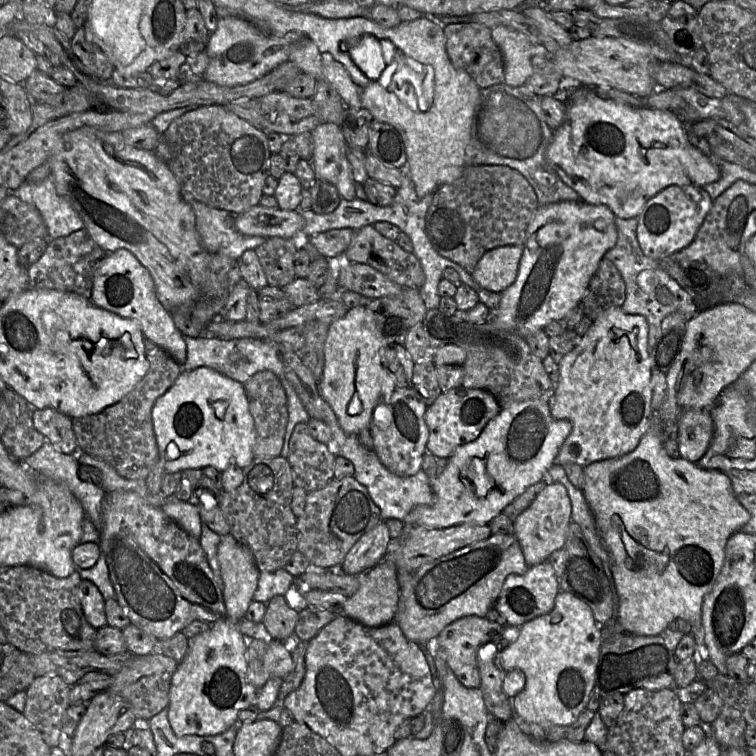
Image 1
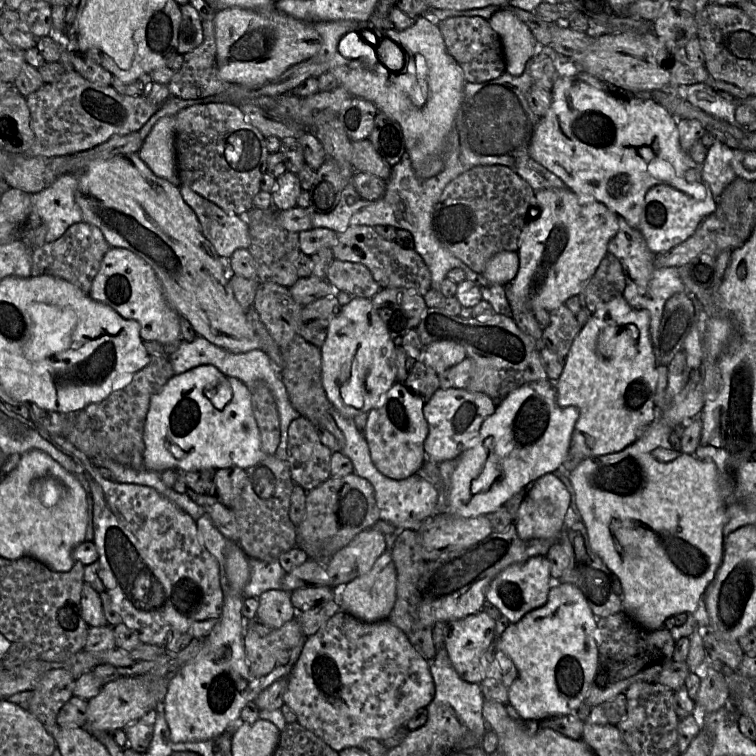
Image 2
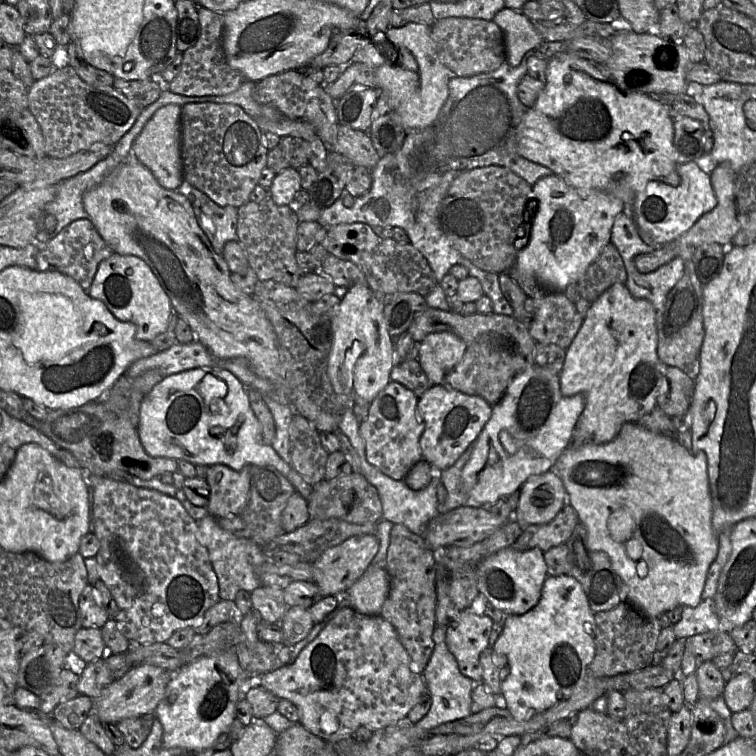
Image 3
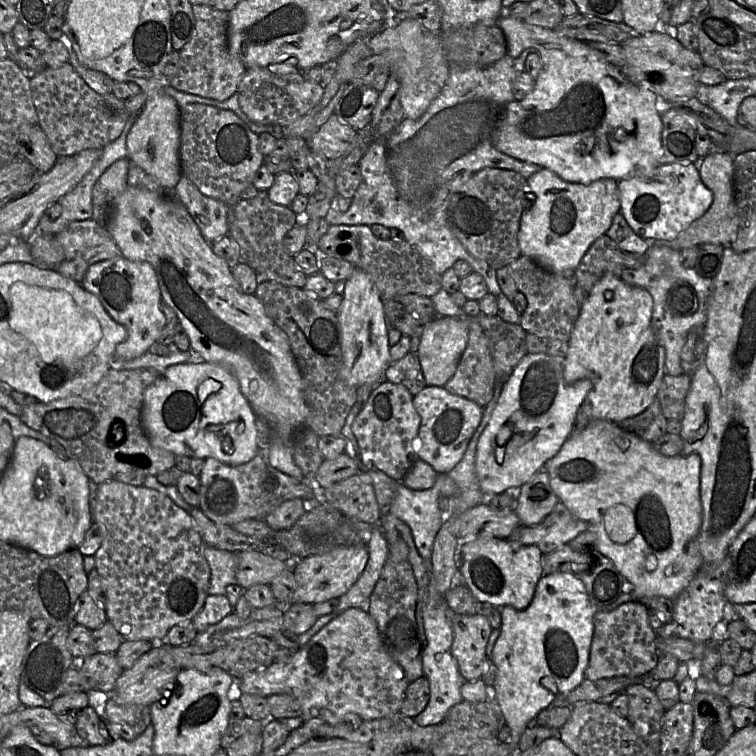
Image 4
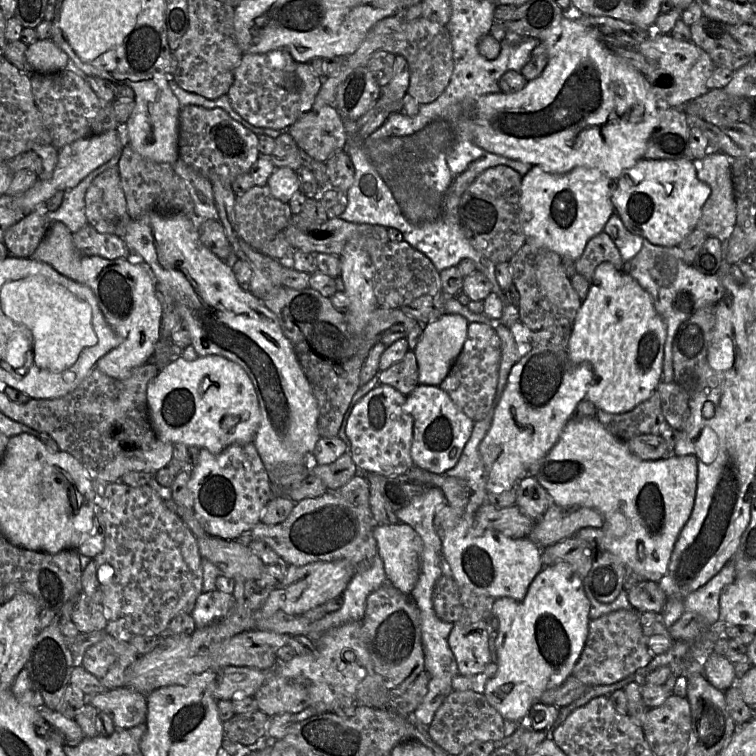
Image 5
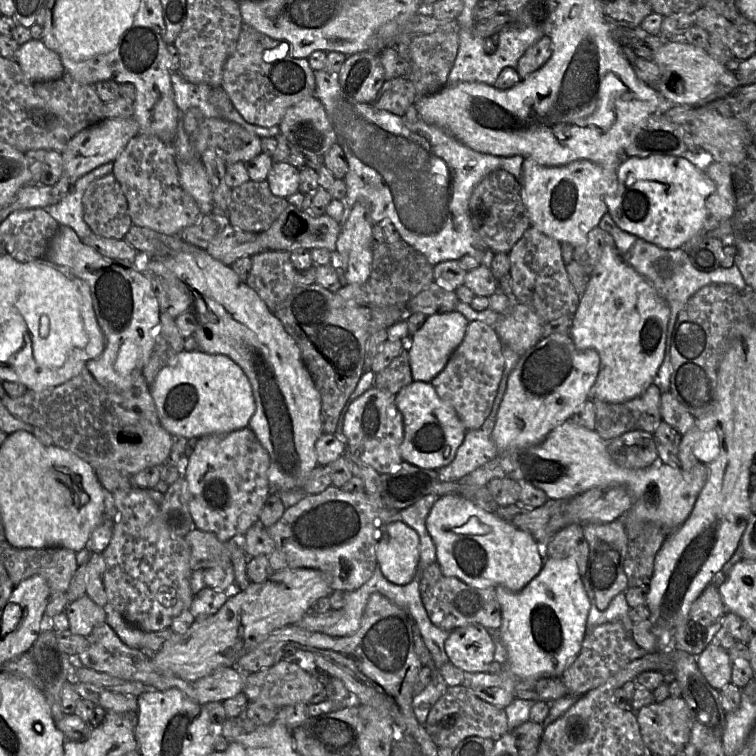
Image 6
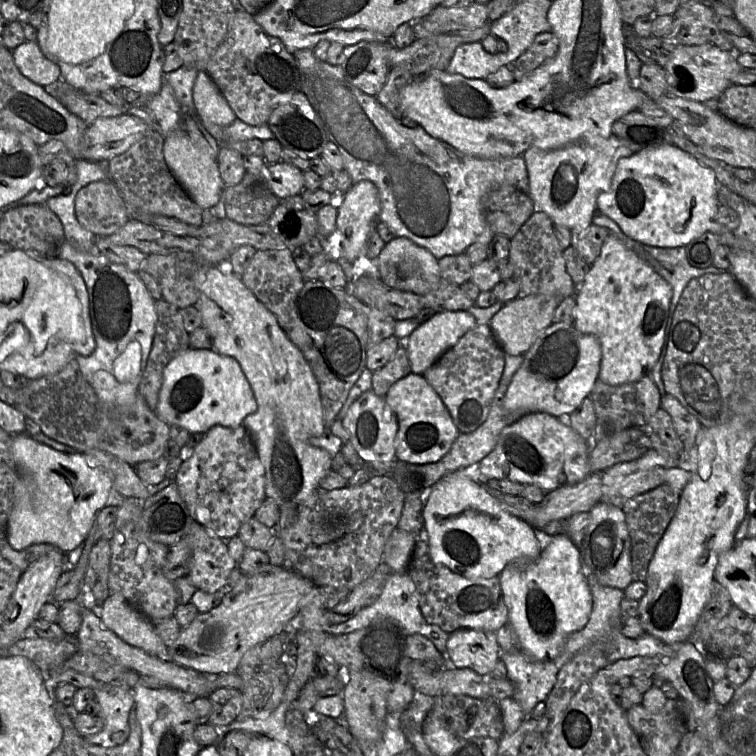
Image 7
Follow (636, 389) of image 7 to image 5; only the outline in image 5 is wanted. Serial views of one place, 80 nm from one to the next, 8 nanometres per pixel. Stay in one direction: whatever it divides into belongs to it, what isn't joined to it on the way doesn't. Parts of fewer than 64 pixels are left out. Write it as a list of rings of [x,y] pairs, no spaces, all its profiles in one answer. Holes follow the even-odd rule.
[[[657,390],[628,412],[612,414],[597,409],[595,418],[611,434],[624,441],[639,435],[659,435],[661,425],[665,422]]]

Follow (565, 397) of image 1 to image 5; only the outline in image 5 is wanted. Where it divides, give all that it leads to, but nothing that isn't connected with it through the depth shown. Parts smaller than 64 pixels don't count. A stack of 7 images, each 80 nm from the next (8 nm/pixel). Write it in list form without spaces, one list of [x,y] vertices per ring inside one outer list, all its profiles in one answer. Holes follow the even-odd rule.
[[[609,262],[599,264],[590,282],[589,291],[582,301],[572,324],[567,354],[573,364],[591,366],[595,379],[586,398],[596,409],[612,414],[625,413],[648,399],[662,380],[666,326],[654,308],[652,297],[640,284],[623,270]]]

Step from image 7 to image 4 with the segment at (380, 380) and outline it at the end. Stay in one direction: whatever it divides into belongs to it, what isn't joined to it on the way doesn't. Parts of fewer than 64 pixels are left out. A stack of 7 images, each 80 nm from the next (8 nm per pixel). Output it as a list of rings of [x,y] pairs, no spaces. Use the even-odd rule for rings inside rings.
[[[411,352],[390,364],[382,380],[405,386],[413,396],[427,386],[417,354]]]

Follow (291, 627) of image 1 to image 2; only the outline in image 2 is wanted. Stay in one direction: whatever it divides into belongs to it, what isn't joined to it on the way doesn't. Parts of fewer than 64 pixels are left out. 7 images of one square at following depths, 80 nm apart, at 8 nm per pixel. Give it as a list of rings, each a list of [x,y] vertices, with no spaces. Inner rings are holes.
[[[268,590],[258,597],[258,601],[259,607],[256,617],[273,630],[281,628],[286,622],[298,616],[288,591]]]

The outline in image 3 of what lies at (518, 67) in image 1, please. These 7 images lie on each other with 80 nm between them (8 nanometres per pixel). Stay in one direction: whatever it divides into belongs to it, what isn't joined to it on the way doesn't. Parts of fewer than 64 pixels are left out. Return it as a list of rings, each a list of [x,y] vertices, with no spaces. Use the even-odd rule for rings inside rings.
[[[503,7],[492,20],[503,32],[506,46],[506,62],[518,66],[523,56],[530,50],[537,49],[543,38],[535,27],[520,11]]]

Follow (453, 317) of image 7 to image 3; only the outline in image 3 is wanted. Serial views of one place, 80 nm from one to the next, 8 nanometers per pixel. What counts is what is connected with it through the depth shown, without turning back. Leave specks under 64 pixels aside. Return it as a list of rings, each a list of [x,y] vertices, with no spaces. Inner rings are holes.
[[[451,332],[432,333],[426,336],[421,342],[417,360],[431,384],[440,385],[442,384],[446,374],[450,372],[462,359],[466,348],[467,344]]]

